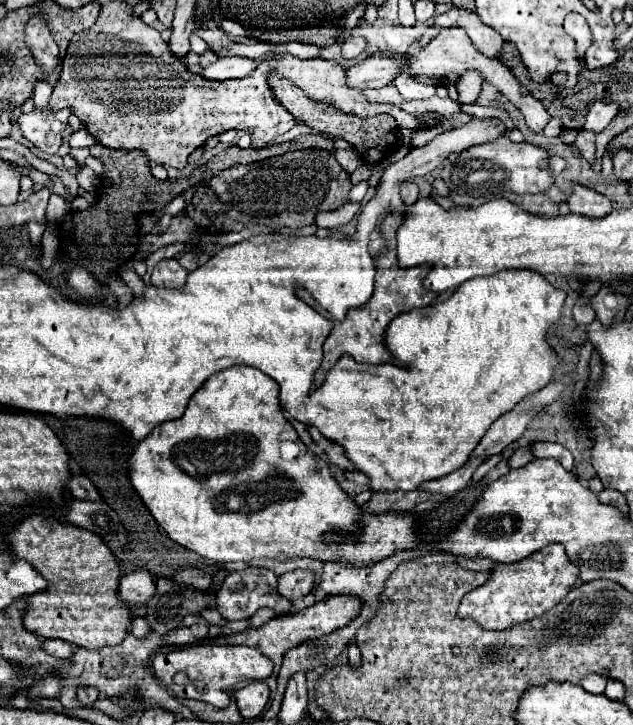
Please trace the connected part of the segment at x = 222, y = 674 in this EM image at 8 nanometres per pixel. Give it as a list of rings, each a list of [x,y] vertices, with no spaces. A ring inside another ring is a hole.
[[[193,644],[183,650],[173,650],[173,652],[159,652],[153,656],[153,672],[155,676],[165,682],[175,696],[181,698],[195,698],[195,700],[205,700],[209,704],[227,704],[229,694],[227,688],[241,680],[265,680],[273,672],[273,662],[261,654],[255,648],[238,645],[215,645],[215,644]],[[183,672],[187,676],[185,684],[177,684],[175,674]]]

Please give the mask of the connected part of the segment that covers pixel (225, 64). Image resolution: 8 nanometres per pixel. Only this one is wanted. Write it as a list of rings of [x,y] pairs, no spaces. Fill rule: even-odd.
[[[233,56],[233,58],[219,58],[217,62],[209,64],[203,68],[201,76],[207,80],[231,80],[231,78],[245,78],[255,70],[257,62],[253,62],[251,58],[241,58],[241,56]]]

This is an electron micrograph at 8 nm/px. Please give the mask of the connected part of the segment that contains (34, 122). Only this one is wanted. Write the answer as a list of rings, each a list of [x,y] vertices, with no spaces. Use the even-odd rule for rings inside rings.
[[[31,110],[19,116],[19,126],[23,136],[47,154],[57,154],[71,112],[49,112],[49,110]]]

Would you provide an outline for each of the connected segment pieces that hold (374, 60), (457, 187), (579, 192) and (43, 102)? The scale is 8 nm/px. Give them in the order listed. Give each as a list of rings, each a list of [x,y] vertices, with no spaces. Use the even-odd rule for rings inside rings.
[[[373,54],[347,70],[347,84],[355,88],[383,88],[401,74],[401,60]]]
[[[507,136],[491,144],[475,146],[467,152],[461,152],[459,158],[445,166],[445,184],[451,192],[483,198],[485,192],[491,198],[501,198],[503,192],[513,194],[541,194],[553,186],[555,176],[549,172],[549,154],[547,150],[533,144],[515,144]]]
[[[575,184],[569,198],[569,210],[573,214],[581,214],[587,218],[603,218],[613,210],[613,206],[603,194]]]
[[[39,78],[35,82],[35,90],[33,90],[33,102],[37,108],[47,108],[47,98],[51,96],[51,90],[53,86],[47,84],[43,78]]]

